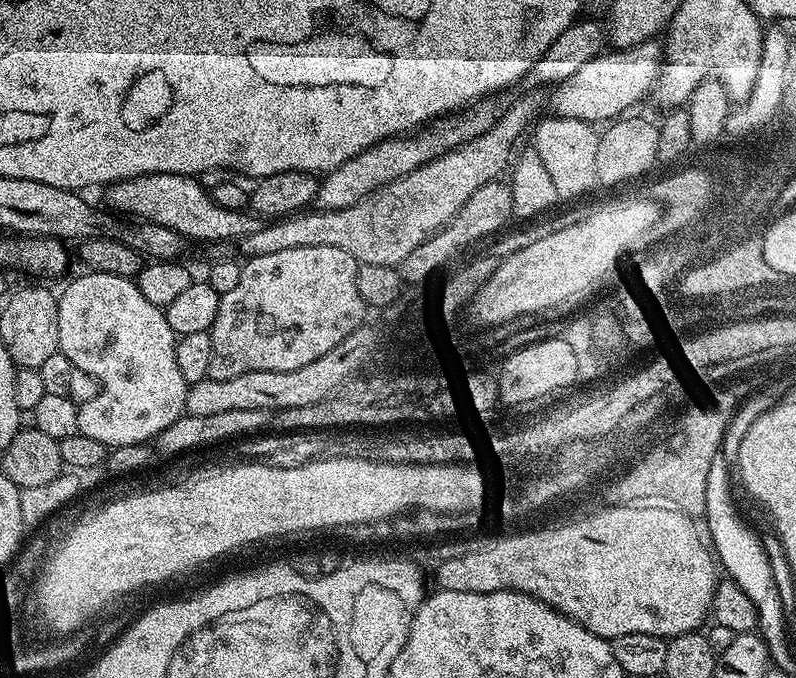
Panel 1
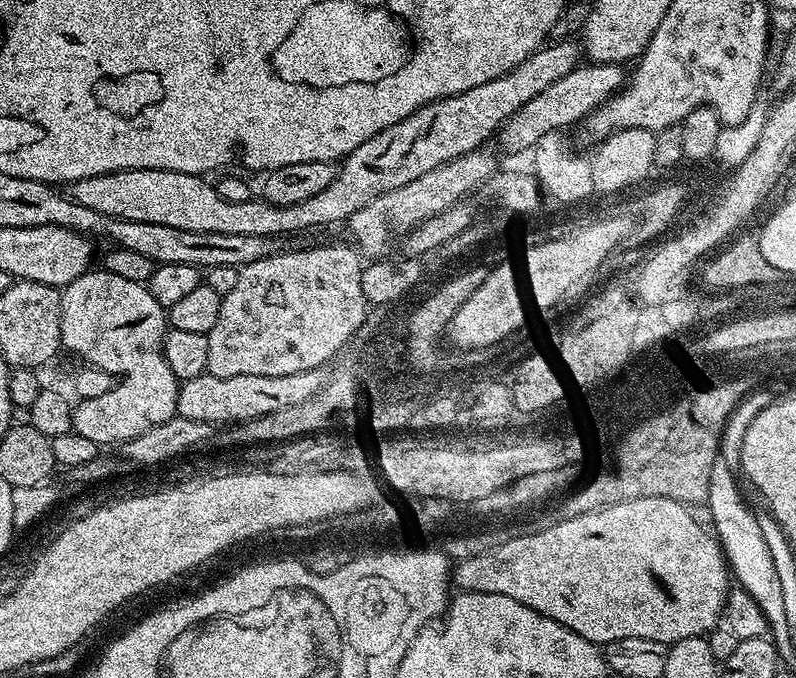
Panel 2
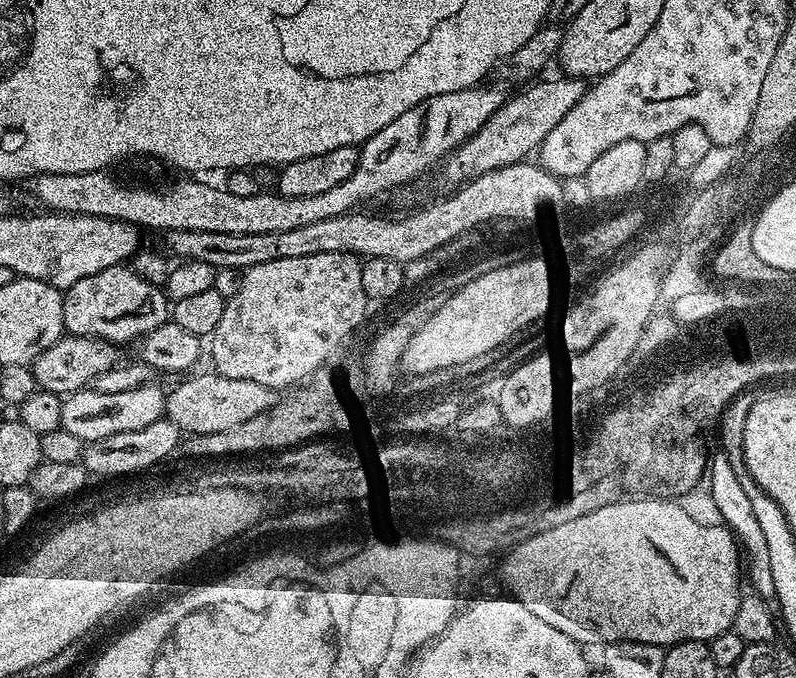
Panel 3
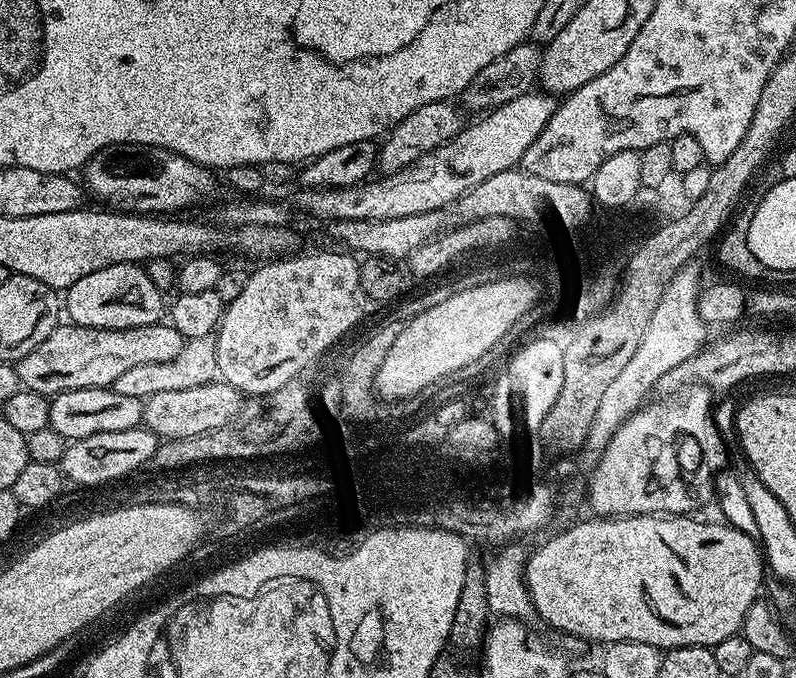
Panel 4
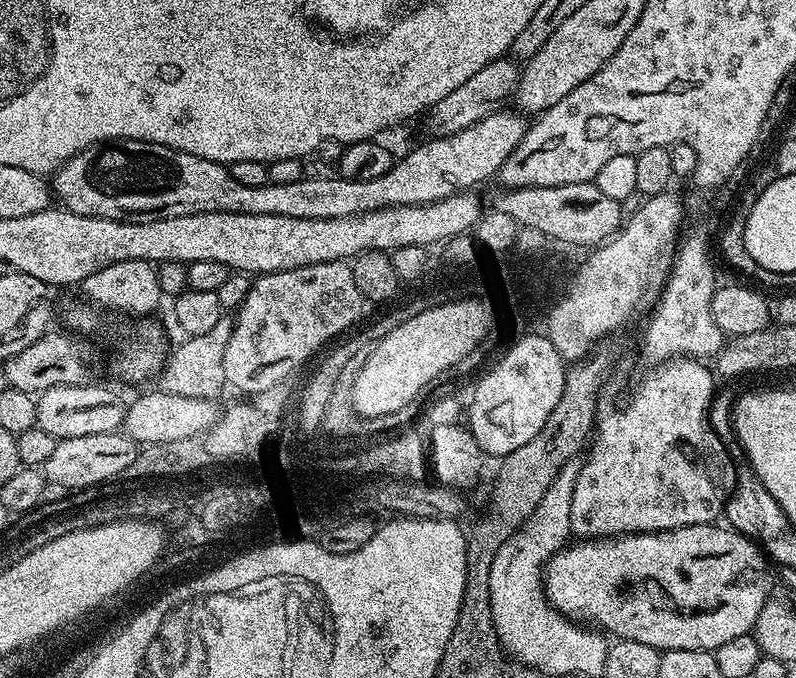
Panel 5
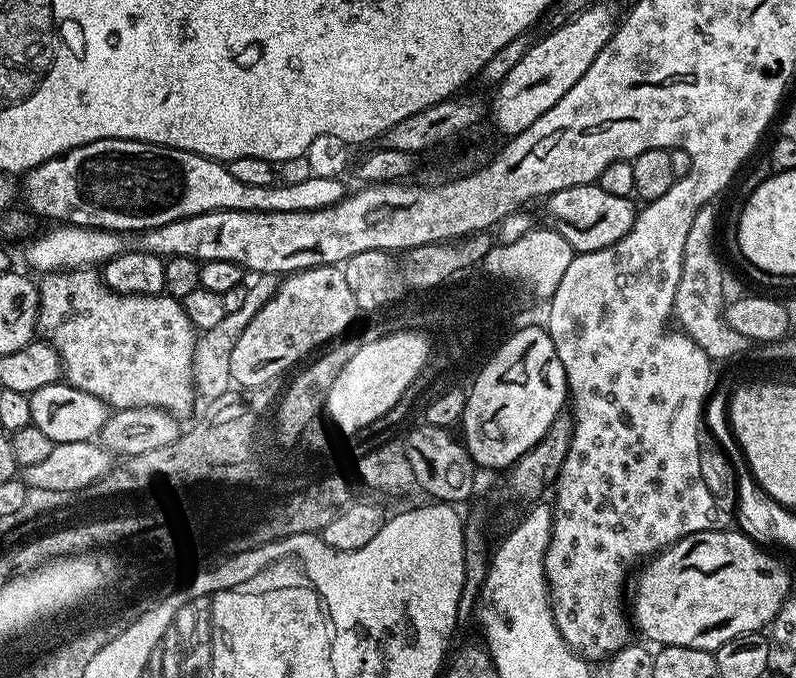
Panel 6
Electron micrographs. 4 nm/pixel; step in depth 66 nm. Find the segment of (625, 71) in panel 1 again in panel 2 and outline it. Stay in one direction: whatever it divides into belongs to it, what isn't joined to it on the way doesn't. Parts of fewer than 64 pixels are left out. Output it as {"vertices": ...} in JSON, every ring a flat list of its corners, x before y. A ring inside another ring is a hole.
{"vertices":[[585,63,578,66,566,78,558,78,554,86,546,86,542,94,530,98,526,106,522,106,500,128,498,141,508,152,524,152,532,150,540,138,551,132,567,130,571,124,579,125,591,112,605,104,611,96,615,96,626,83,625,69,619,64]]}

